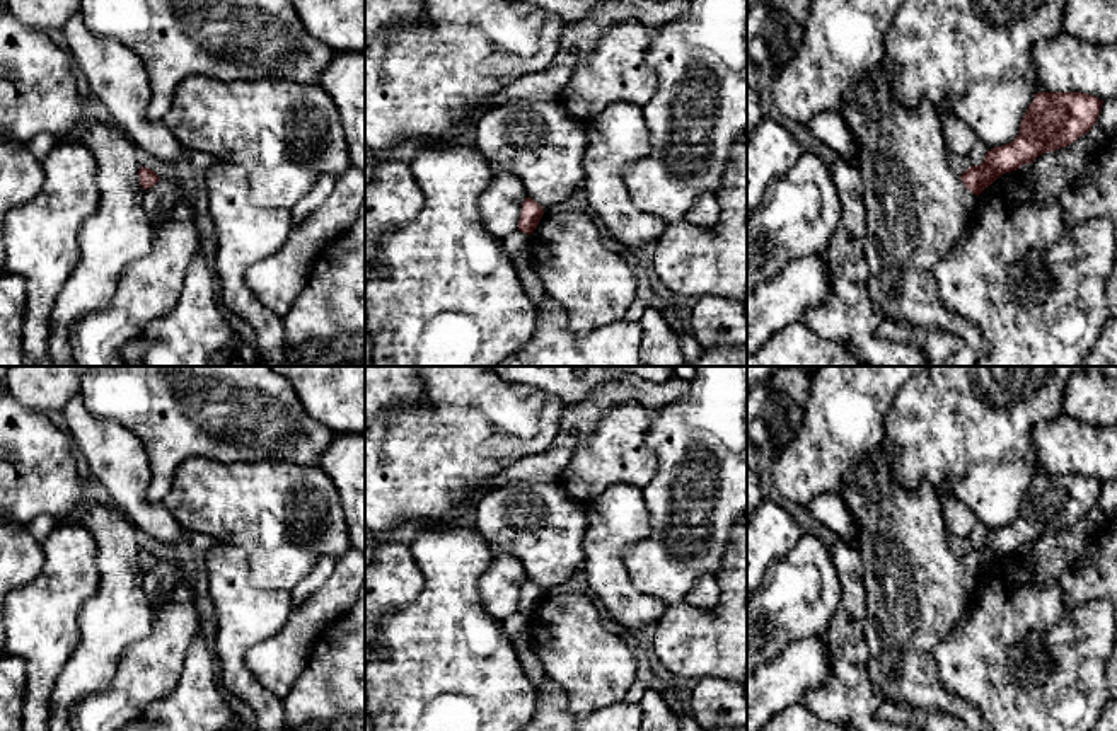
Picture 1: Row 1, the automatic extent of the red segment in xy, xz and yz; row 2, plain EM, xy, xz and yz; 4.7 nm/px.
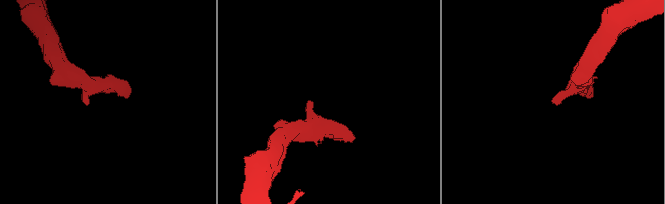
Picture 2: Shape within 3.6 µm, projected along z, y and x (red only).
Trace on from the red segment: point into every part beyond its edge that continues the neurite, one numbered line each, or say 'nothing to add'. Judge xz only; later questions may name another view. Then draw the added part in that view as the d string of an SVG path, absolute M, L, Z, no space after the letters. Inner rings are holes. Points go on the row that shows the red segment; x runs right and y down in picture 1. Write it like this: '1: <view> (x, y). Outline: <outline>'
nothing to add

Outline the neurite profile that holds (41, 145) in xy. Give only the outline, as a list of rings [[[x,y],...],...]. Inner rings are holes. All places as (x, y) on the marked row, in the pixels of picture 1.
[[[38,135],[32,140],[26,141],[26,148],[38,158],[43,160],[53,147],[58,143],[56,138],[49,135]]]

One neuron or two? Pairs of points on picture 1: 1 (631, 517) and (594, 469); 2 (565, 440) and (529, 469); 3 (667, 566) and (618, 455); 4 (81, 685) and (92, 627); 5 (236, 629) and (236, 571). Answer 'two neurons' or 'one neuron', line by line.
1: two neurons
2: one neuron
3: two neurons
4: one neuron
5: one neuron

